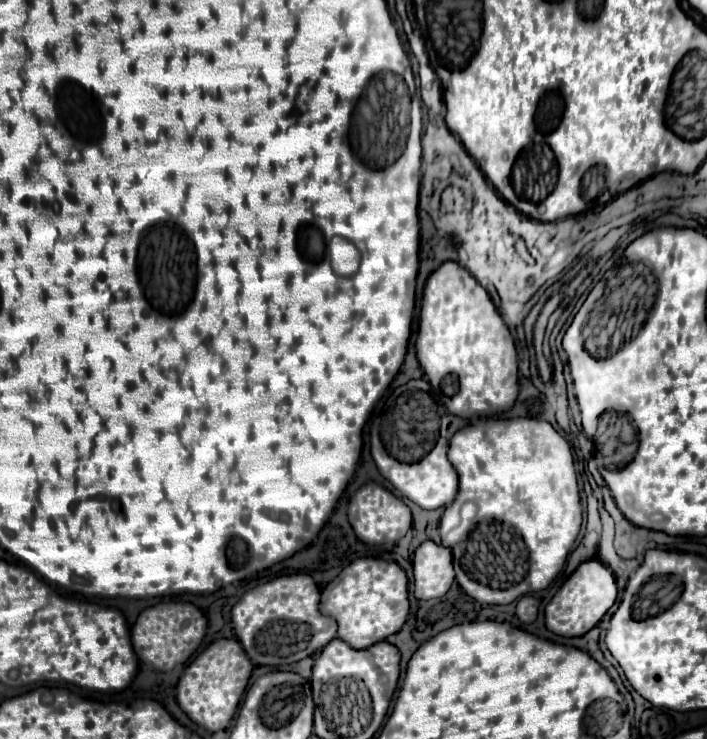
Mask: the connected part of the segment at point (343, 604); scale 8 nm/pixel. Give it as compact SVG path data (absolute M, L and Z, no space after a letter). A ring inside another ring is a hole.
M360 557L322 589L320 613L336 619L338 637L342 641L354 649L366 649L404 625L408 617L408 577L396 561Z

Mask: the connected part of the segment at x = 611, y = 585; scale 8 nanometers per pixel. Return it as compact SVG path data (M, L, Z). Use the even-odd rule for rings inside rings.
M596 557L582 561L546 605L546 627L562 637L580 637L590 631L616 601L616 581L606 563Z

